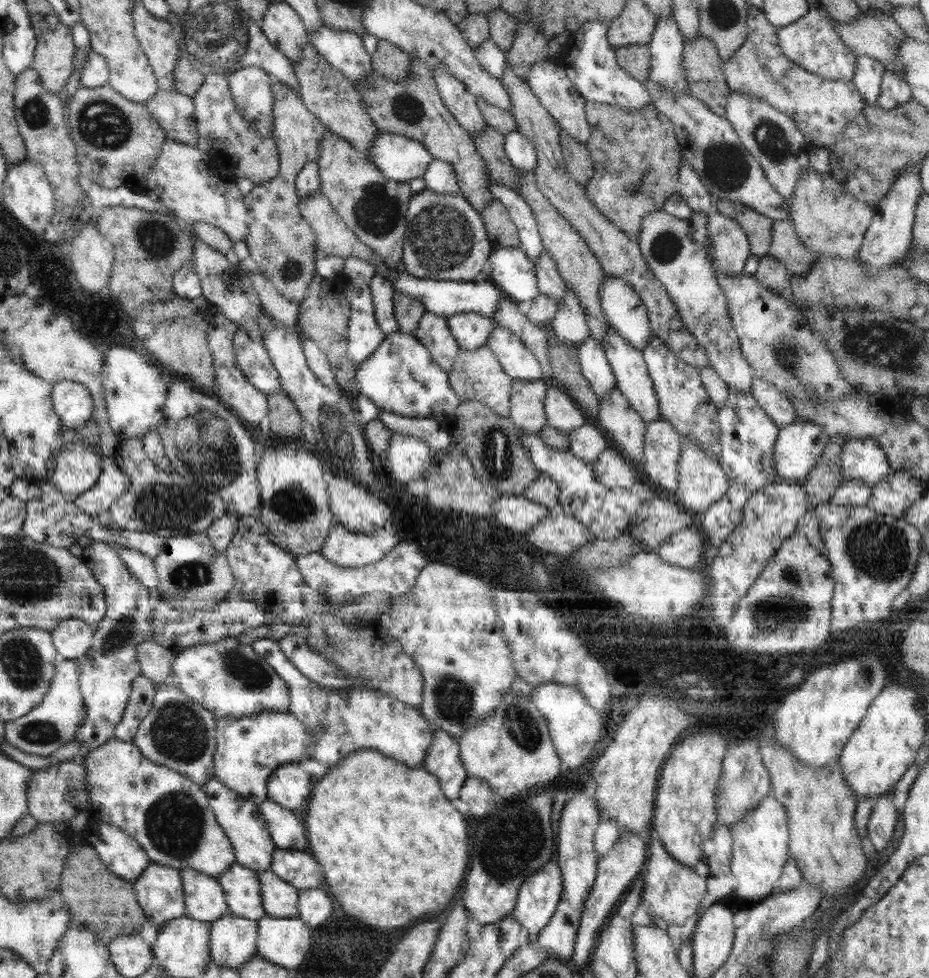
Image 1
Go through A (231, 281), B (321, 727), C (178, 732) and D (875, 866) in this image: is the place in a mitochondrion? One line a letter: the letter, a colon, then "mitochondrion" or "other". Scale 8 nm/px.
A: mitochondrion
B: mitochondrion
C: mitochondrion
D: other

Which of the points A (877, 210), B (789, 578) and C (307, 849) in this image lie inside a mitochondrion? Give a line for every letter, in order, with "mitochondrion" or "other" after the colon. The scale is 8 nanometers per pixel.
A: other
B: mitochondrion
C: other

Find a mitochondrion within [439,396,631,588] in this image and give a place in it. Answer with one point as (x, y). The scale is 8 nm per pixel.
(498, 463)

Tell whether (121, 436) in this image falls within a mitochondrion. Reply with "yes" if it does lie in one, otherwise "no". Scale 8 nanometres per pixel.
no

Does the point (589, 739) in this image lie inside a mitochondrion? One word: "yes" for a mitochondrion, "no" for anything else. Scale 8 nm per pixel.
no

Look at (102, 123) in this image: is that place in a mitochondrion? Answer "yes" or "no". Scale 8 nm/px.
yes

